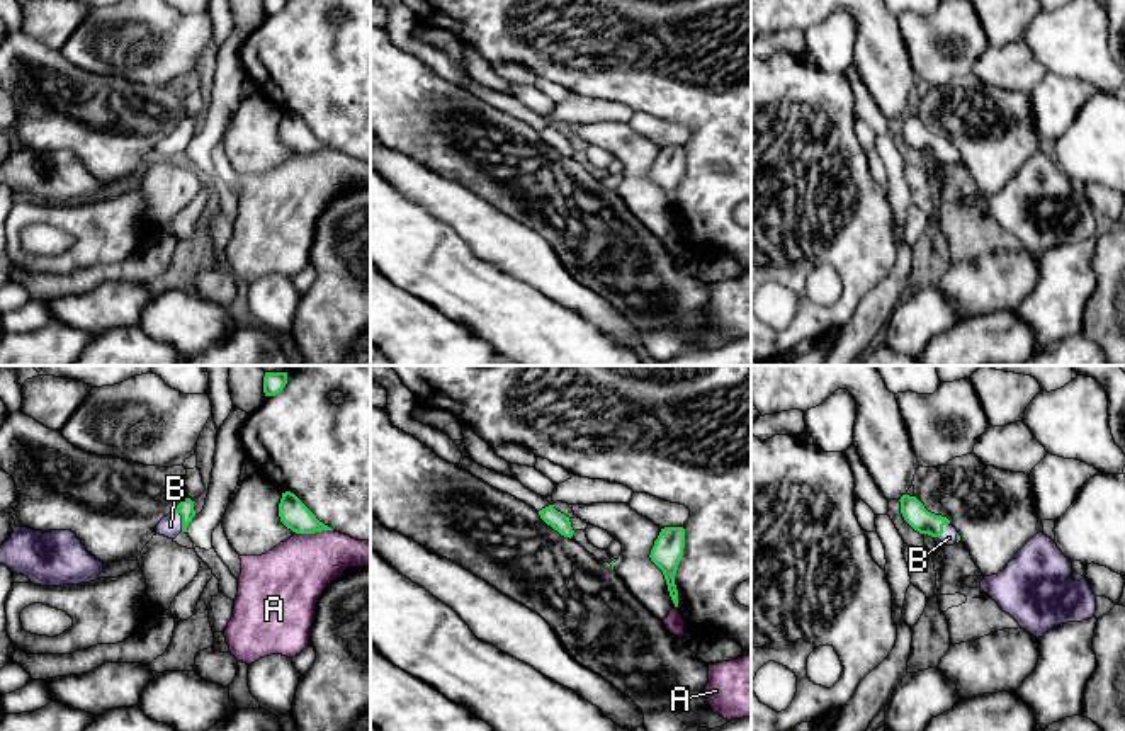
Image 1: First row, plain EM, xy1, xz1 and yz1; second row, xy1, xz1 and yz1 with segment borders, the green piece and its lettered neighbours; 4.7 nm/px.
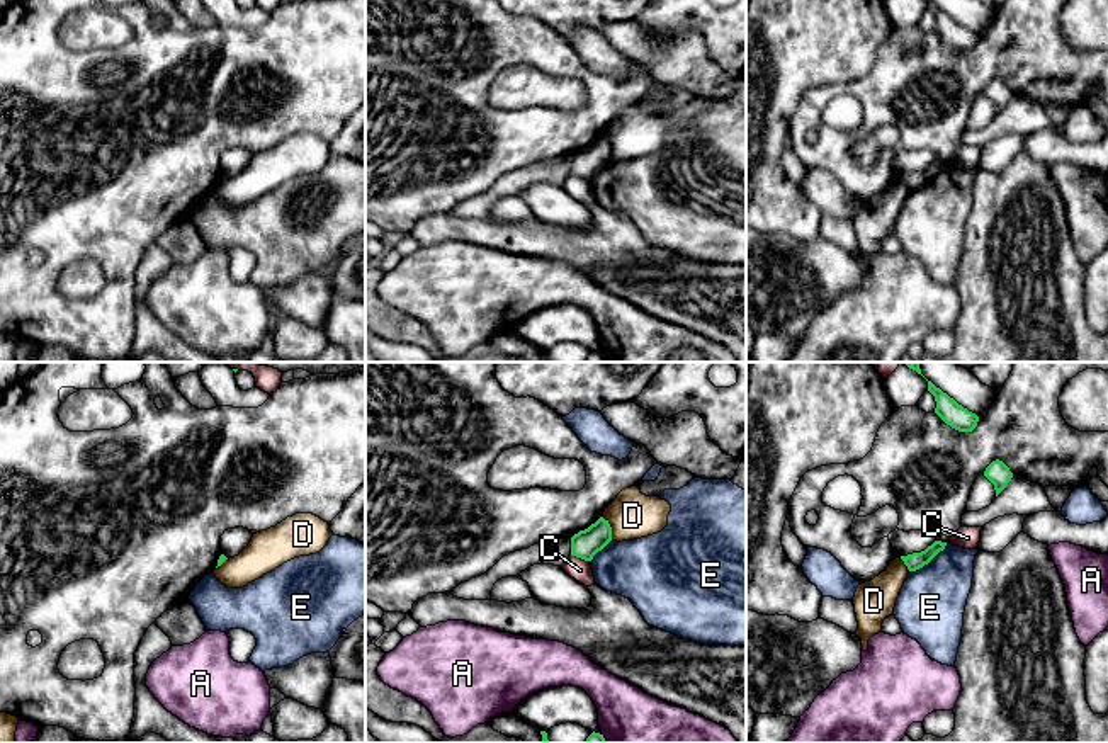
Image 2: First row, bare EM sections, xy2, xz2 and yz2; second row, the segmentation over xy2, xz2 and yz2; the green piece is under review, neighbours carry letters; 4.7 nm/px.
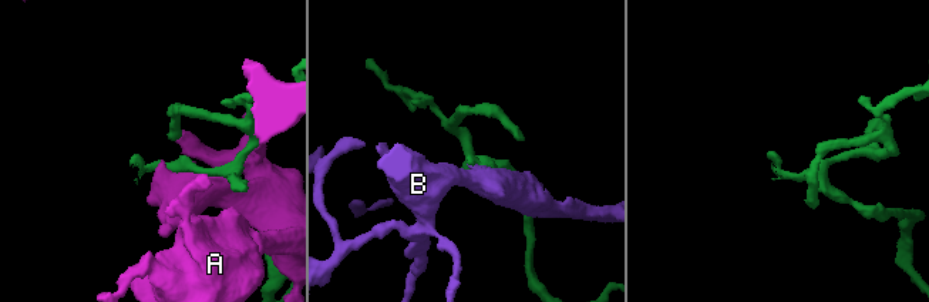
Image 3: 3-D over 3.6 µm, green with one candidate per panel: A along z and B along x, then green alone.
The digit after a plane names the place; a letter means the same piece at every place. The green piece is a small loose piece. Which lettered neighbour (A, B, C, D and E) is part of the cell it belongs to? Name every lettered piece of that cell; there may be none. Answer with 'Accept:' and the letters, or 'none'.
Accept: B

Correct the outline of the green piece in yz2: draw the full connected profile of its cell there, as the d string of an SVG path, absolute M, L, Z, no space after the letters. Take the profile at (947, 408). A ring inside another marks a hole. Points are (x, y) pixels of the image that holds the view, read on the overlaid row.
M928 381L928 391L935 396L936 401L935 413L947 425L958 432L972 432L977 427L979 417L958 405L953 398L936 388L931 381Z

